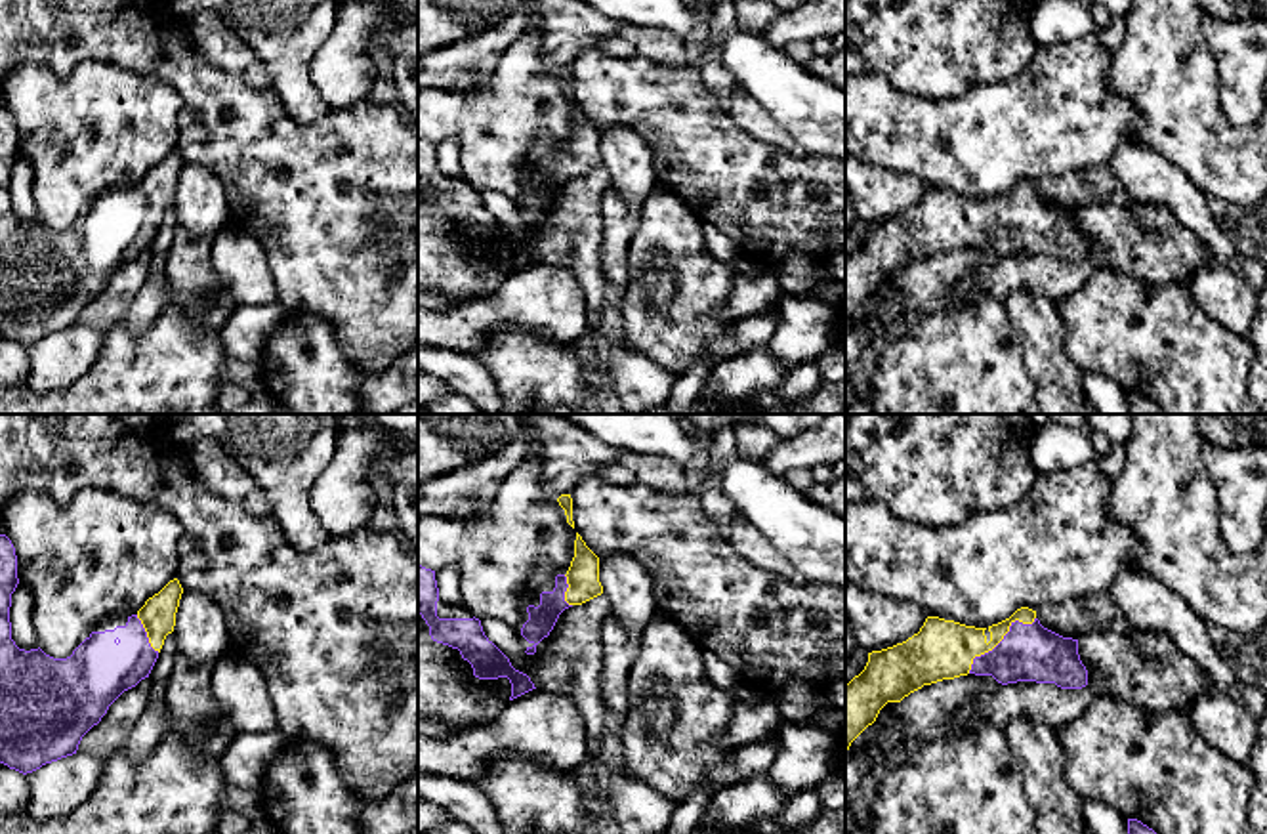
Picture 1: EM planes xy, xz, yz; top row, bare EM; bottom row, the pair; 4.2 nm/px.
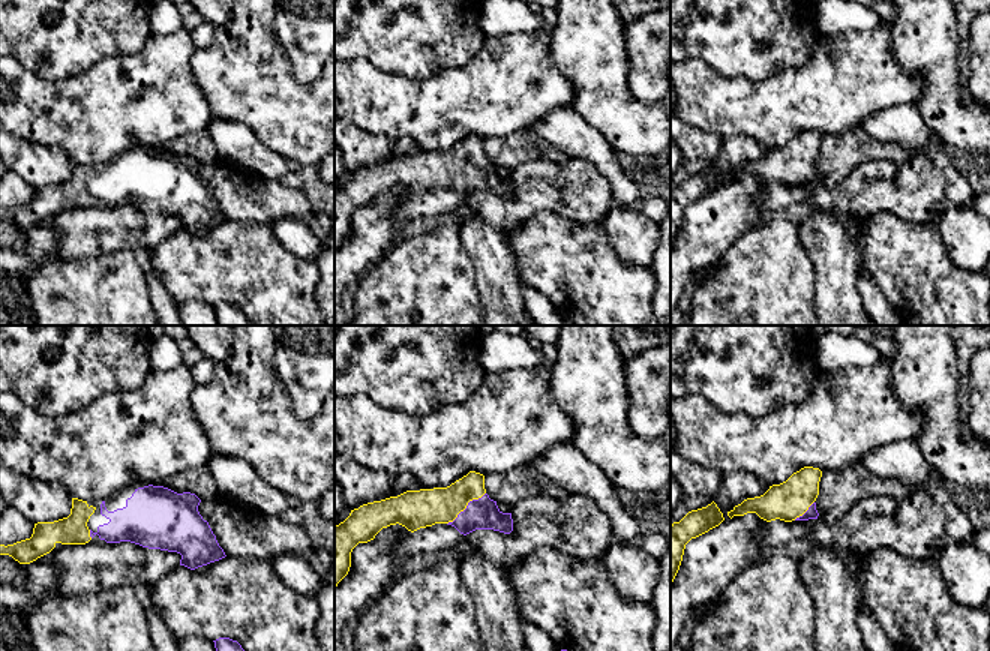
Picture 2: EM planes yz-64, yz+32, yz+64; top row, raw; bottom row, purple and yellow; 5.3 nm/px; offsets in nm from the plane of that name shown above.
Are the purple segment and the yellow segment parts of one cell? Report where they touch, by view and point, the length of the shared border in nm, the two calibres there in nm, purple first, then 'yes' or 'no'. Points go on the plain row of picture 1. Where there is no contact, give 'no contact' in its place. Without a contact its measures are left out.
yz (1002, 212) | 380 nm | 240/260 nm | yes

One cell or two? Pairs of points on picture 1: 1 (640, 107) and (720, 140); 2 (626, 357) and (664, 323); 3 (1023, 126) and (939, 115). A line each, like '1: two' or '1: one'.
1: one
2: two
3: one

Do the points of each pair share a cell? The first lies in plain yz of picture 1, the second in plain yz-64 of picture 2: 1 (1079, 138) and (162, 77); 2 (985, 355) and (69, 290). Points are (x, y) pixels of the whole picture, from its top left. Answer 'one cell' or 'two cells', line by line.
1: one cell
2: one cell

